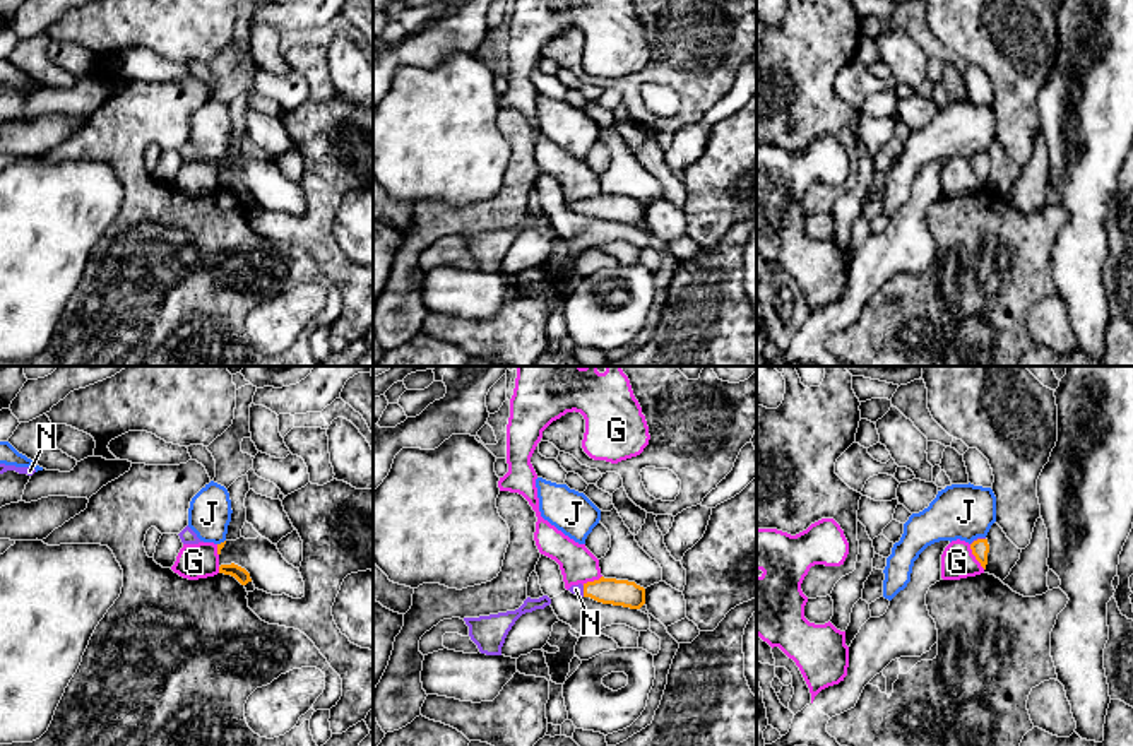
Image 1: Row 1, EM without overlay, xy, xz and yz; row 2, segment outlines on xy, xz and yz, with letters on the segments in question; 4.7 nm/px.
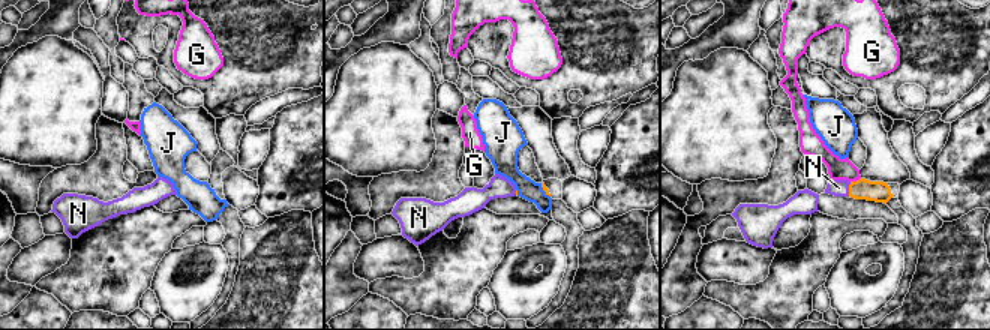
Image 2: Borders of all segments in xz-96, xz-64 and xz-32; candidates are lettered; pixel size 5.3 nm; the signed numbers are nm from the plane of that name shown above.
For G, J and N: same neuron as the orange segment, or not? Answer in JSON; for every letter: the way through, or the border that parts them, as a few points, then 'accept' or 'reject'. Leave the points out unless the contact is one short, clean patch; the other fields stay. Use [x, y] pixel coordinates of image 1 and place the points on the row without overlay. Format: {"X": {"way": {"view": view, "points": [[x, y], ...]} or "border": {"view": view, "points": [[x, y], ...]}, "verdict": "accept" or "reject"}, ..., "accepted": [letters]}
{"G": {"border": {"view": "yz", "points": [[969, 161], [974, 175], [984, 185]]}, "verdict": "reject"}, "J": {"border": {"view": "xy", "points": [[225, 156], [218, 161]]}, "verdict": "reject"}, "N": {"way": {"view": "yz", "points": [[979, 165], [978, 156], [978, 154]]}, "verdict": "accept"}, "accepted": ["N"]}

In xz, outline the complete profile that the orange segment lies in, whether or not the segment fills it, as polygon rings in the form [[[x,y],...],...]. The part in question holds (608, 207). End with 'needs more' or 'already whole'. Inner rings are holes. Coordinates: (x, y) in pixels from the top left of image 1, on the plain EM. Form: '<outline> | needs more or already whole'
[[[604,195],[572,202],[572,210],[590,214],[602,221],[640,226],[645,221],[645,205],[628,197]]] | needs more

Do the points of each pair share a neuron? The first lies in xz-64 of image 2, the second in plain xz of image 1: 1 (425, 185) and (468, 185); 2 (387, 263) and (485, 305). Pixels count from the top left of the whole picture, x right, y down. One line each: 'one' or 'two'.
1: two
2: one

